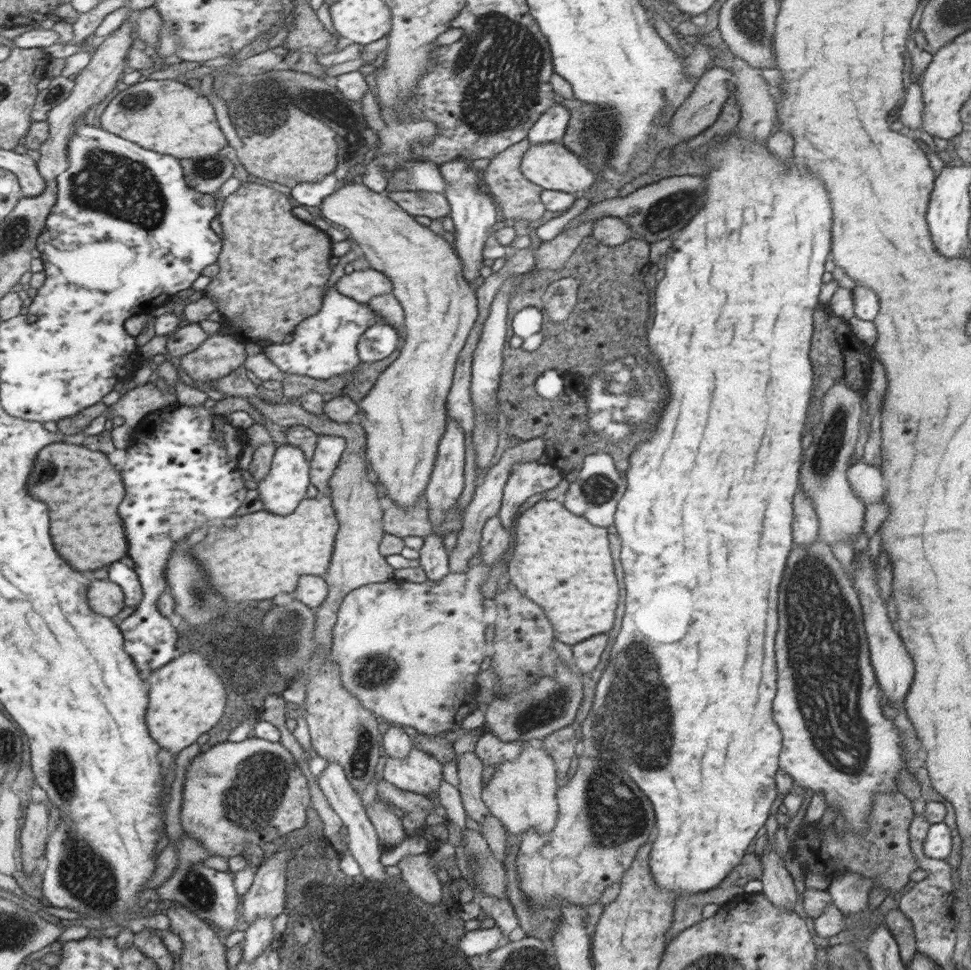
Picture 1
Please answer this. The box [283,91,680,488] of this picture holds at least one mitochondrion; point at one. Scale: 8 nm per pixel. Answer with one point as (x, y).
(628, 392)

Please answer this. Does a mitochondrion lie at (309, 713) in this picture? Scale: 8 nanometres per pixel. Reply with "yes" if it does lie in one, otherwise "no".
no

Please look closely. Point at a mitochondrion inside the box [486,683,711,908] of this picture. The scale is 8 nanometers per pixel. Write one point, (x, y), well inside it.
(615, 815)

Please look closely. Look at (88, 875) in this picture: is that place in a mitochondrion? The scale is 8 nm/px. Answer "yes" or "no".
yes

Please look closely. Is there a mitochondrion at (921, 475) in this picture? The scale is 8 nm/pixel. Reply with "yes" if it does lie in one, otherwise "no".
no

